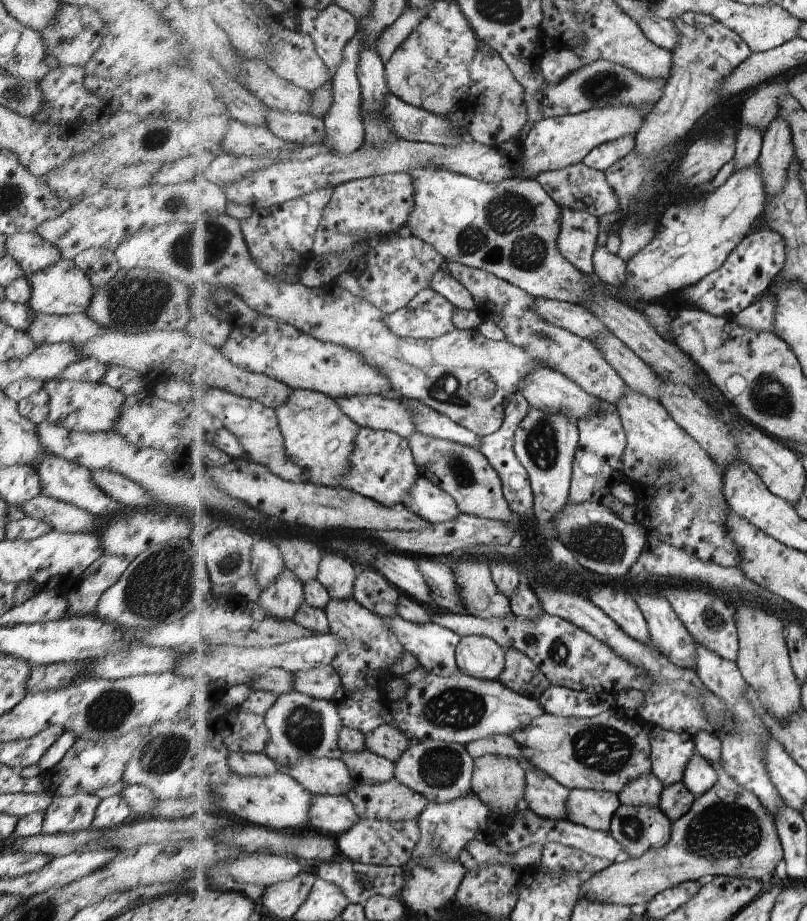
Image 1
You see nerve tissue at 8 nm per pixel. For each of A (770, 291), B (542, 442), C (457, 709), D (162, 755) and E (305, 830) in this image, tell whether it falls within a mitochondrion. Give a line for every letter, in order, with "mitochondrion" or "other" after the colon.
A: other
B: mitochondrion
C: mitochondrion
D: mitochondrion
E: other

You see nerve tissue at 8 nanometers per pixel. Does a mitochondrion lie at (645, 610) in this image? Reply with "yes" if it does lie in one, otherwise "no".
no

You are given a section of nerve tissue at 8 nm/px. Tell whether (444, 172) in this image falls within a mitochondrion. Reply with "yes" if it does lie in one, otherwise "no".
no

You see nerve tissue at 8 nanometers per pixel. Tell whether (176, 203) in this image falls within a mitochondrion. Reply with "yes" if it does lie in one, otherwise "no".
yes

